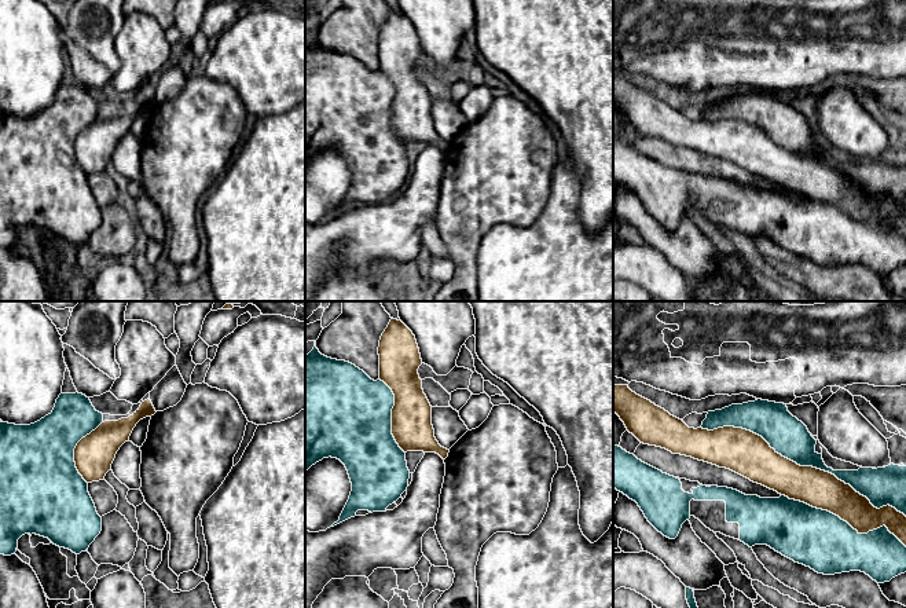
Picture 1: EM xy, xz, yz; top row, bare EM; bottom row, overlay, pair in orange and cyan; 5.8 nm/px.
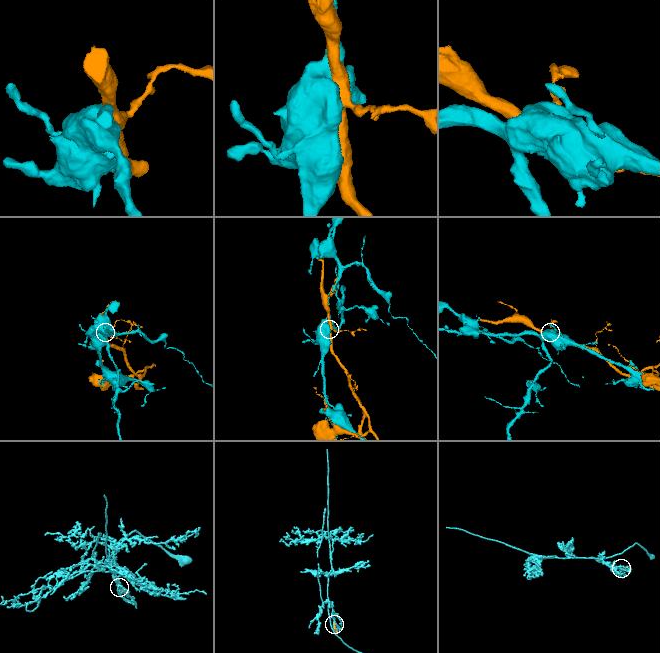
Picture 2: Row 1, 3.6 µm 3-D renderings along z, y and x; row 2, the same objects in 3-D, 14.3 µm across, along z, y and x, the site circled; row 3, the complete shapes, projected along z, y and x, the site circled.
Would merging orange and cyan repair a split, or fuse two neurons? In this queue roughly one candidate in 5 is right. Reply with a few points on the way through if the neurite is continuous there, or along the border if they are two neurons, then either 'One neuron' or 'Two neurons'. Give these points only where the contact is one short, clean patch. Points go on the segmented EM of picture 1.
Two neurons

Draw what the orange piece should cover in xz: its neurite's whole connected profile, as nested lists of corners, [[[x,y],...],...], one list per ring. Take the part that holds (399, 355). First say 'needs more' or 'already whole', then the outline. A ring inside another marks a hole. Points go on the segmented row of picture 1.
already whole | [[[392,318],[381,336],[378,355],[379,380],[395,395],[392,435],[396,443],[404,453],[436,453],[445,459],[450,450],[434,437],[432,406],[418,374],[422,359],[415,336],[401,321]]]

